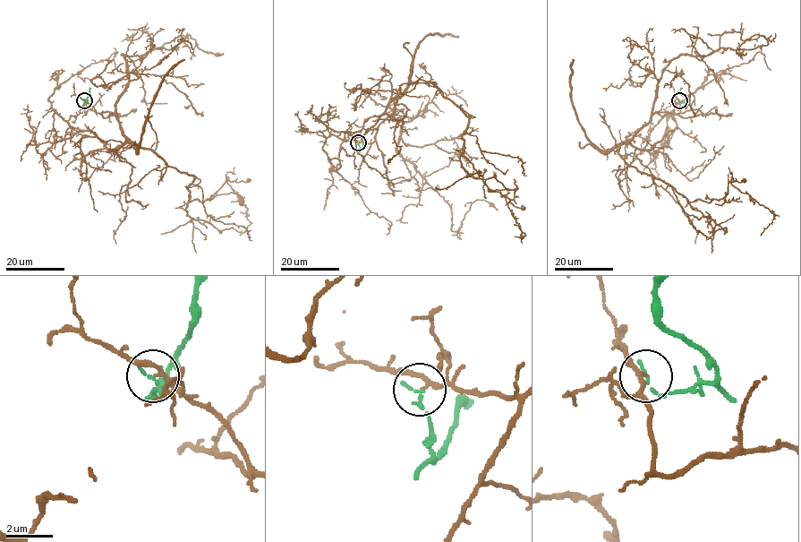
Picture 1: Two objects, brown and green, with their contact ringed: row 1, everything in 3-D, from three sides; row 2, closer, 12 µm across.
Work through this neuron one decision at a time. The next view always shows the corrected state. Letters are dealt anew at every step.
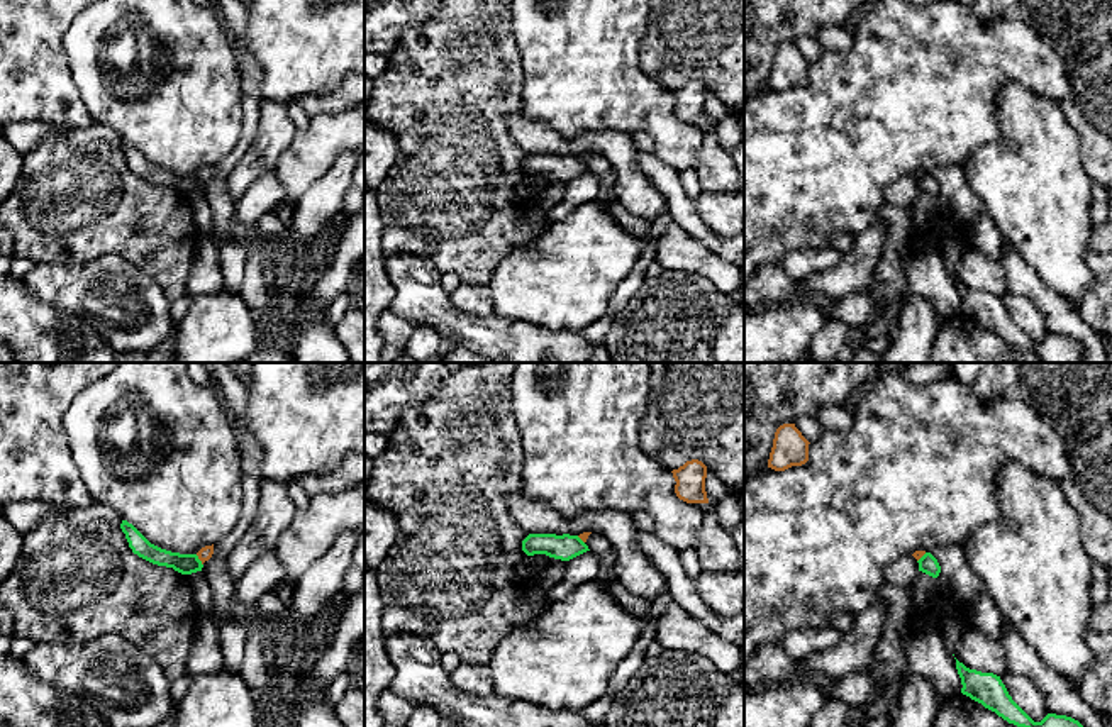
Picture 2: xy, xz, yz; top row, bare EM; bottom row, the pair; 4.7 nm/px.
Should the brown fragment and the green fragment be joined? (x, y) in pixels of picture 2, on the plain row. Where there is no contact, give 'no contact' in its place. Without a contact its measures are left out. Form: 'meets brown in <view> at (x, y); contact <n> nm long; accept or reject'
meets brown in xy at (199, 178); contact 70 nm long; reject

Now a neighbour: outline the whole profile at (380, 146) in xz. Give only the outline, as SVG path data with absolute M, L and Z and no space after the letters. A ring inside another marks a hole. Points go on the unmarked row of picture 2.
M364 120L364 185L378 191L398 158L398 141L390 129Z

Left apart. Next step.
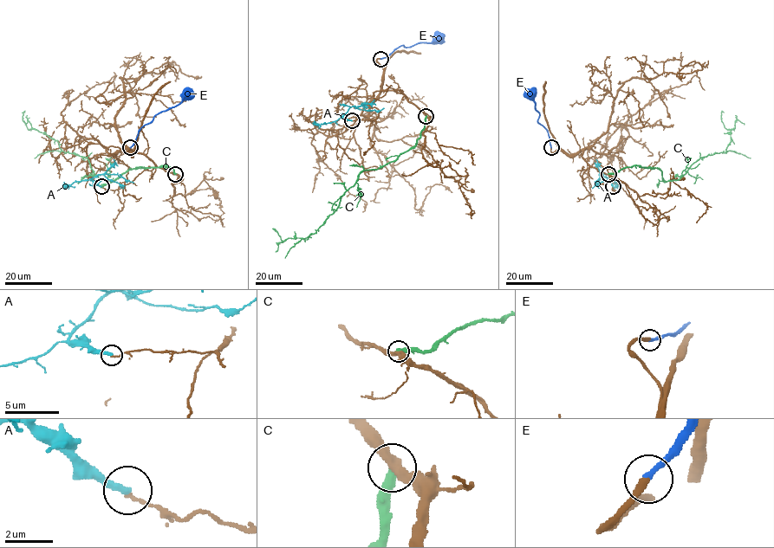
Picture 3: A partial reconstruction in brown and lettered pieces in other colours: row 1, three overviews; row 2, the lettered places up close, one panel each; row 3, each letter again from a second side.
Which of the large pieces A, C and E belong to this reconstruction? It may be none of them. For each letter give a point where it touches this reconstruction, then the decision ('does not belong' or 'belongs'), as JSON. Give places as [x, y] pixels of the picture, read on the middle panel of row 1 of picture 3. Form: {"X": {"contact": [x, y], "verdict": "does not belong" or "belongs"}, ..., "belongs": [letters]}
{"A": {"contact": [352, 120], "verdict": "does not belong"}, "C": {"contact": [426, 116], "verdict": "does not belong"}, "E": {"contact": [380, 59], "verdict": "belongs"}, "belongs": ["E"]}

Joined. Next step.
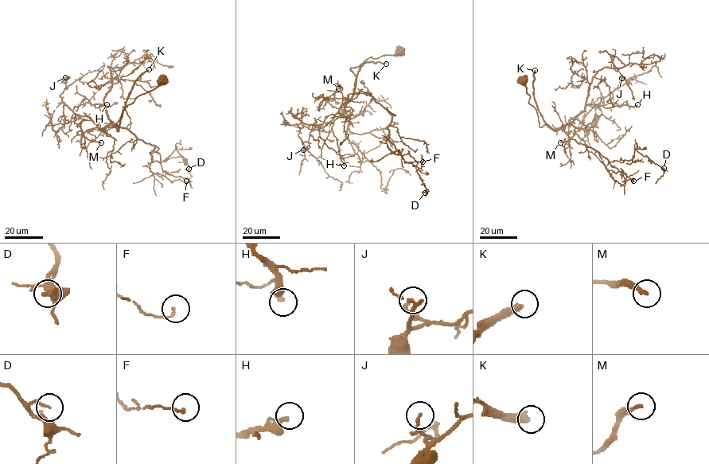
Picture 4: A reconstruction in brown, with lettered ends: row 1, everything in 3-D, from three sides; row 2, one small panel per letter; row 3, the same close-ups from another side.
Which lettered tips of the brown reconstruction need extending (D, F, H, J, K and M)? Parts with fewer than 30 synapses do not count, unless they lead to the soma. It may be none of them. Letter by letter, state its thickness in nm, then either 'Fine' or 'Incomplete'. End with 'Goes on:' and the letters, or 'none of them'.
D: Thickness 120 nm. Fine
F: Thickness 140 nm. Fine
H: Thickness 280 nm. Incomplete
J: Thickness 150 nm. Fine
K: Thickness 380 nm. Incomplete
M: Thickness 220 nm. Fine
Goes on: H, K

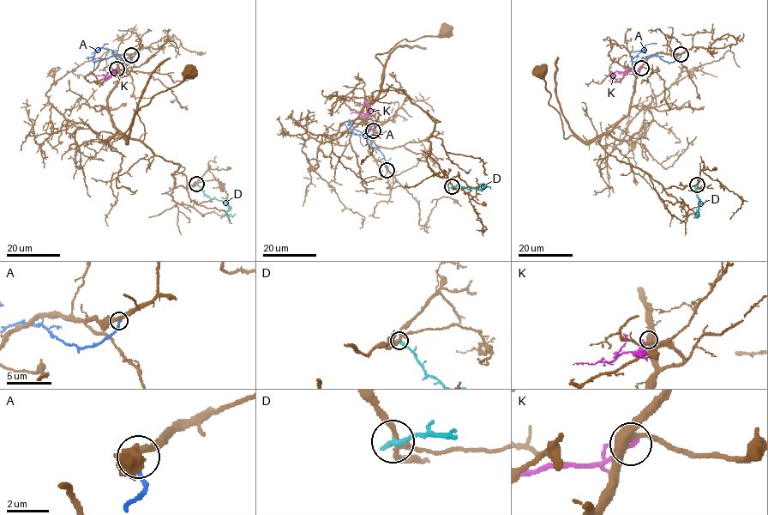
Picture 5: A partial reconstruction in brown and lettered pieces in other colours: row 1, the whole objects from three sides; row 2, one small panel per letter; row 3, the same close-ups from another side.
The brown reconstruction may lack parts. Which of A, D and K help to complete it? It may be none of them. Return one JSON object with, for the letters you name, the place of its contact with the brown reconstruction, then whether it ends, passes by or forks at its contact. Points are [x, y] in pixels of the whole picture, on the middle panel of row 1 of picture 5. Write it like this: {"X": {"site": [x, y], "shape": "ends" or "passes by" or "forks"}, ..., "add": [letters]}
{"add": []}

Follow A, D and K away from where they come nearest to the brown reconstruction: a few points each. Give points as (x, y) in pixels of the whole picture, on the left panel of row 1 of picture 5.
A: (131, 55), (128, 63), (114, 55), (92, 61), (94, 54), (100, 48), (108, 49), (113, 51), (111, 52)
D: (196, 184), (211, 198), (221, 200), (226, 205), (228, 210), (224, 215), (230, 216), (236, 214)
K: (117, 68), (113, 72), (94, 75)

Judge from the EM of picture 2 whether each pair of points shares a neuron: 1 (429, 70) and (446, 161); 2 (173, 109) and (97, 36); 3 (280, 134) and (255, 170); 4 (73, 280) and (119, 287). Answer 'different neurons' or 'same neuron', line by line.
1: same neuron
2: same neuron
3: same neuron
4: same neuron

